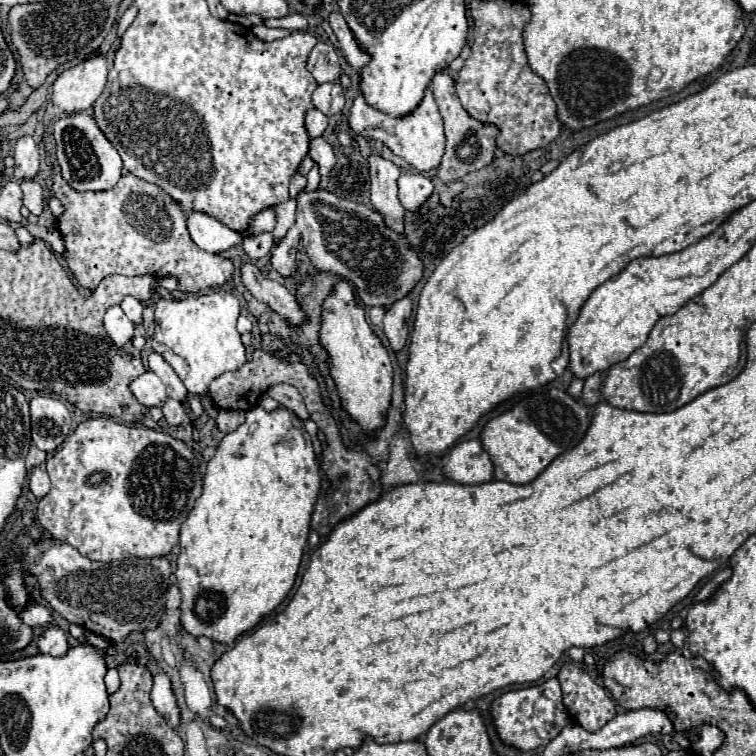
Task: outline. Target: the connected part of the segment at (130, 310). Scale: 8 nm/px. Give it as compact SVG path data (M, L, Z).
M127 296L127 298L121 302L121 308L123 308L123 312L127 314L127 318L129 318L131 322L139 324L139 322L143 320L143 316L141 316L141 312L143 312L143 304L141 304L139 300L135 300L133 296Z

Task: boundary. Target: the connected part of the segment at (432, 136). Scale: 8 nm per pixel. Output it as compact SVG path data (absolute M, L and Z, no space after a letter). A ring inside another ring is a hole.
M429 88L425 90L425 98L417 106L417 110L409 116L403 116L403 118L391 118L383 112L377 112L375 108L365 104L363 96L357 96L351 110L349 110L347 124L353 130L353 134L381 140L389 150L393 150L397 156L407 160L409 166L413 166L419 172L429 172L429 170L433 170L441 164L441 158L443 158L443 152L445 152L443 120L441 120L441 114L437 110L437 104L435 104Z

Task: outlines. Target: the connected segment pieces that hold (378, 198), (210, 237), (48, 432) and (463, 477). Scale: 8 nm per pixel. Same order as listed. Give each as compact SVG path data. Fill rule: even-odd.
M381 156L369 158L369 176L371 176L371 204L375 212L383 216L383 222L393 232L405 236L405 208L397 196L397 180L401 170L393 164L383 160Z
M189 212L187 216L187 228L191 234L191 240L207 252L223 252L231 246L239 246L243 236L231 228L227 228L223 222L207 216L205 212Z
M41 394L33 396L29 406L33 444L43 452L51 452L61 446L71 430L71 416L67 406L61 400Z
M477 438L453 446L451 452L443 456L443 472L459 484L483 484L493 480L495 466Z

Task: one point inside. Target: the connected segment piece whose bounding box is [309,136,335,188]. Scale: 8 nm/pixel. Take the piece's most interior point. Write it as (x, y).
(319, 149)

